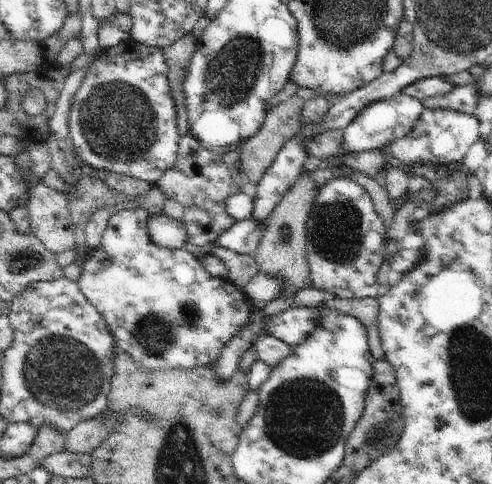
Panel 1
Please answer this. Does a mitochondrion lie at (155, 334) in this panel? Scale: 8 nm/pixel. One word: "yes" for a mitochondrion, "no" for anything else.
yes

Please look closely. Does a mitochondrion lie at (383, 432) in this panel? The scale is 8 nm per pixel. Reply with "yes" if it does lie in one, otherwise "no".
yes

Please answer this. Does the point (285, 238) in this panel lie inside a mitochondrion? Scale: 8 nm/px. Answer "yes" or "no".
yes

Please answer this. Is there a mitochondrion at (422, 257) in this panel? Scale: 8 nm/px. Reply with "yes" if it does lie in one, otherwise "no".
no

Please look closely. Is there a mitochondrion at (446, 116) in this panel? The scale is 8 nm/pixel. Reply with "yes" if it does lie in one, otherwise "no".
no

